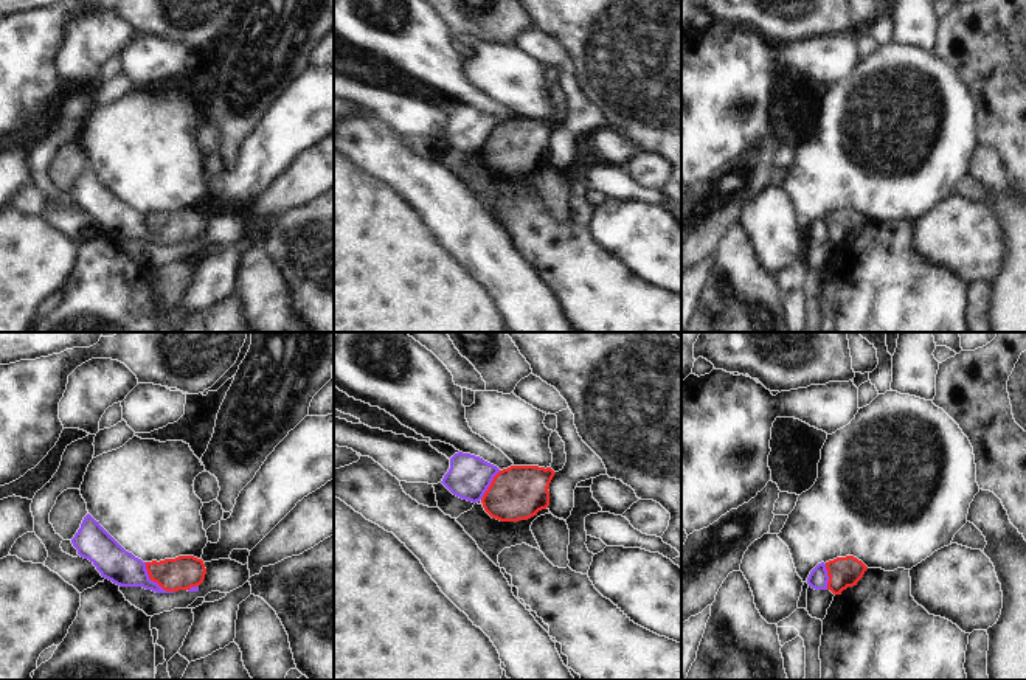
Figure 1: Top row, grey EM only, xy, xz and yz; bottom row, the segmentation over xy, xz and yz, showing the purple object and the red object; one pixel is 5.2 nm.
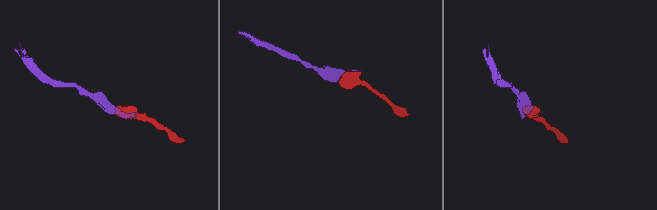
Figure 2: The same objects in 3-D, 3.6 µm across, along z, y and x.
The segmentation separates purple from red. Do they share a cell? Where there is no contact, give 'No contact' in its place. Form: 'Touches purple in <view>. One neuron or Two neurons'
Touches purple in xy. Two neurons.

